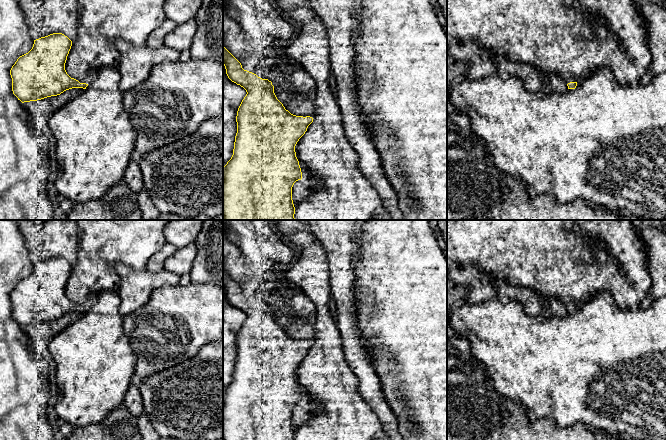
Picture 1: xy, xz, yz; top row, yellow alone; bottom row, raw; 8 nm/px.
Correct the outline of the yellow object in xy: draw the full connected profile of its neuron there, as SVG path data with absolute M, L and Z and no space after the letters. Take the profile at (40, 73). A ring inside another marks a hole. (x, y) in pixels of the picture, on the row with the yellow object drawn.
M53 33L34 40L32 49L20 56L10 70L13 94L22 103L37 101L51 96L57 96L72 88L89 87L98 75L93 69L83 80L71 78L66 70L65 63L72 46L72 41L62 33Z

